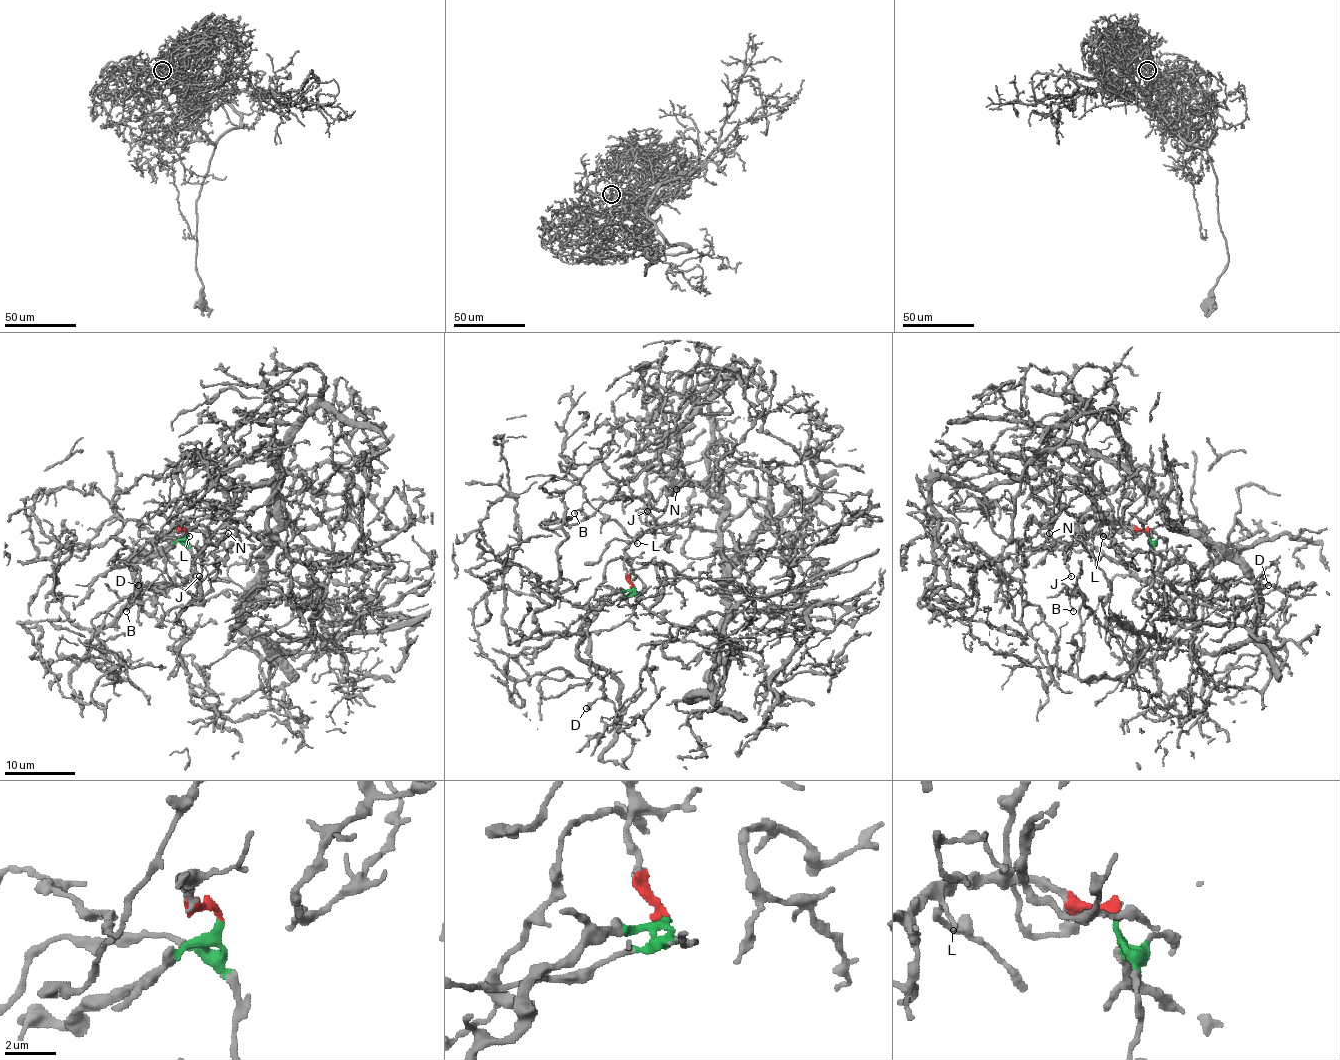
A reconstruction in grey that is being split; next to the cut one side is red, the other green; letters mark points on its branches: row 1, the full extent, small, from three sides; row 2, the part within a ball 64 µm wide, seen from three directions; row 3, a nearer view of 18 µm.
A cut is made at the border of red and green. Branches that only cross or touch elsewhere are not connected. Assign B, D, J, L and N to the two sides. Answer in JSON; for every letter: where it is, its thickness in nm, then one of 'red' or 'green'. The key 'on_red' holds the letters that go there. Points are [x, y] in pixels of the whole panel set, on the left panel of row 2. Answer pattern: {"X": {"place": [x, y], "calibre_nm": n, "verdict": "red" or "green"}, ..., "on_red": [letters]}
{"B": {"place": [126, 611], "calibre_nm": 140, "verdict": "green"}, "D": {"place": [138, 585], "calibre_nm": 400, "verdict": "green"}, "J": {"place": [199, 576], "calibre_nm": 130, "verdict": "red"}, "L": {"place": [189, 536], "calibre_nm": 140, "verdict": "red"}, "N": {"place": [228, 533], "calibre_nm": 130, "verdict": "red"}, "on_red": ["J", "L", "N"]}

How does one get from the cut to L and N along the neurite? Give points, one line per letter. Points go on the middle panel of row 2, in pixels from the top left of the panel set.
L: (635, 588), (623, 561), (626, 545), (632, 540), (637, 543)
N: (635, 588), (623, 565), (625, 549), (637, 536), (651, 529), (664, 511), (667, 497), (676, 490)

